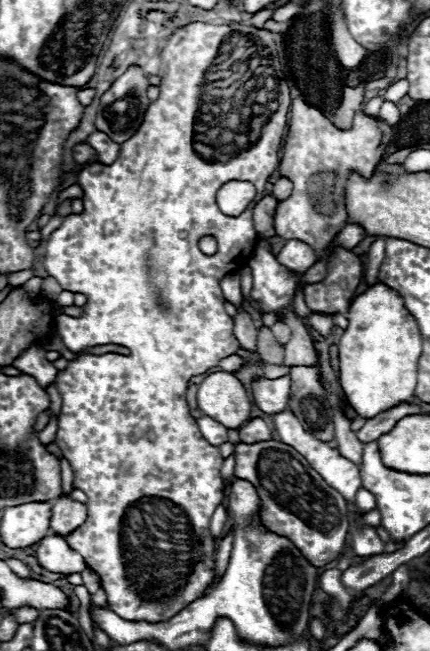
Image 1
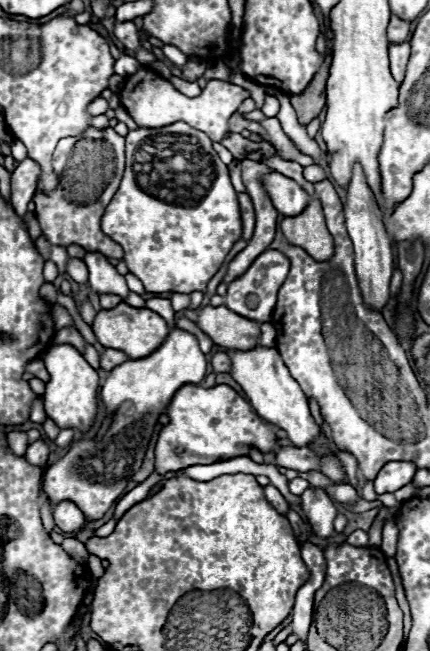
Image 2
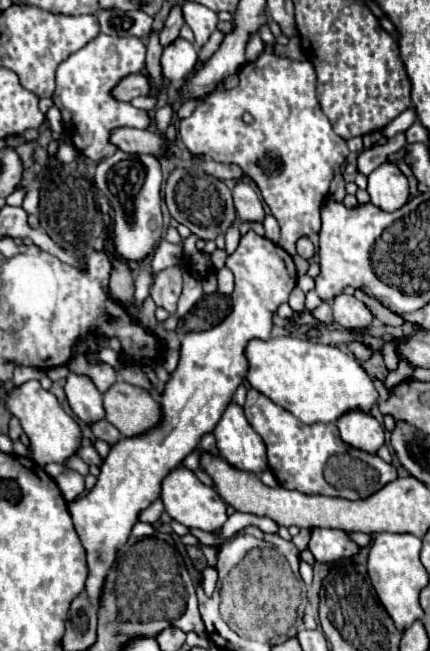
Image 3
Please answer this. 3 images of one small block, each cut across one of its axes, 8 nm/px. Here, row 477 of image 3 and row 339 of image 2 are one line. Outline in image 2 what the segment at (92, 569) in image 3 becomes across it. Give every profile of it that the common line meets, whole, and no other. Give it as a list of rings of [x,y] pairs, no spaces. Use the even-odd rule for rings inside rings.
[[[118,304],[112,310],[100,310],[96,314],[94,320],[94,334],[100,340],[102,346],[106,348],[116,348],[128,354],[130,360],[138,360],[138,358],[146,358],[150,356],[154,350],[158,350],[162,346],[162,342],[166,340],[166,336],[170,334],[164,318],[160,318],[156,312],[148,310],[148,308],[132,308],[128,304]]]

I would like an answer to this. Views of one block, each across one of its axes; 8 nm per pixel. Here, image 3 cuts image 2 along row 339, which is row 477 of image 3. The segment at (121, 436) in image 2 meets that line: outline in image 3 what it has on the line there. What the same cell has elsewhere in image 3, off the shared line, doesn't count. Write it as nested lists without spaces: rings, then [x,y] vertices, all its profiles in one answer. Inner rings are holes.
[[[174,468],[162,482],[162,502],[166,506],[166,512],[170,514],[170,518],[178,520],[180,524],[184,524],[186,528],[200,528],[206,532],[216,532],[224,526],[224,522],[228,520],[226,514],[226,504],[222,502],[222,498],[216,494],[214,488],[204,486],[190,470],[186,468]]]

